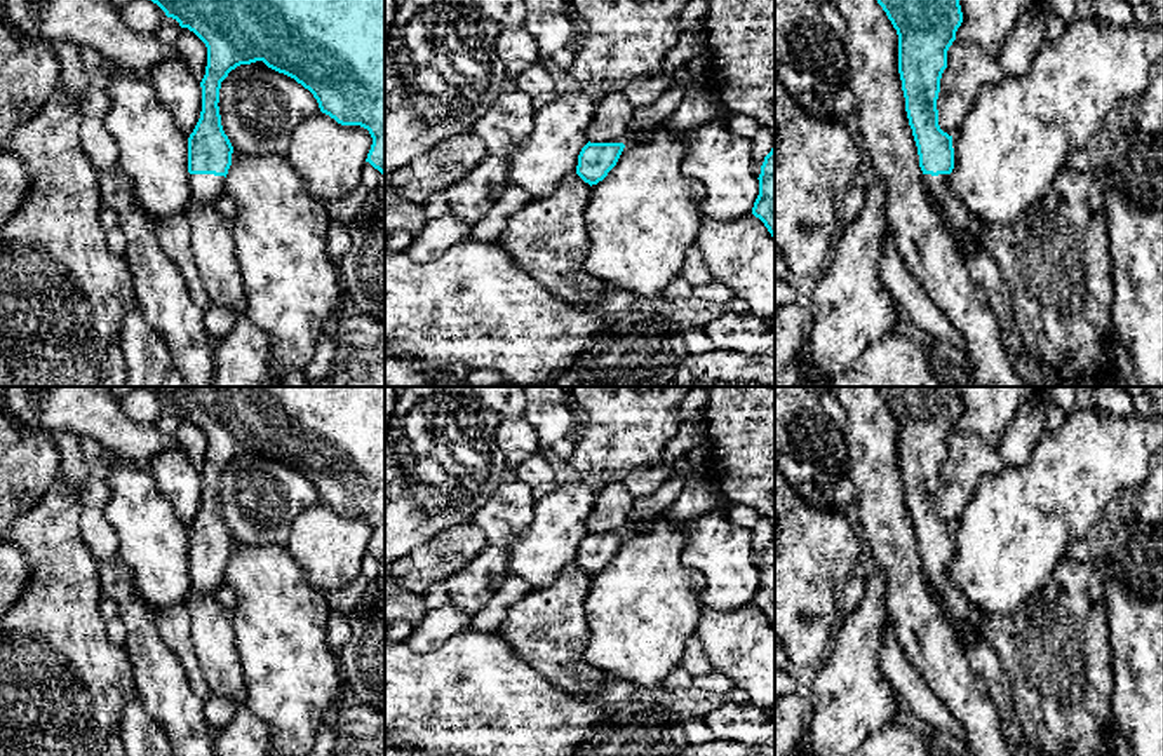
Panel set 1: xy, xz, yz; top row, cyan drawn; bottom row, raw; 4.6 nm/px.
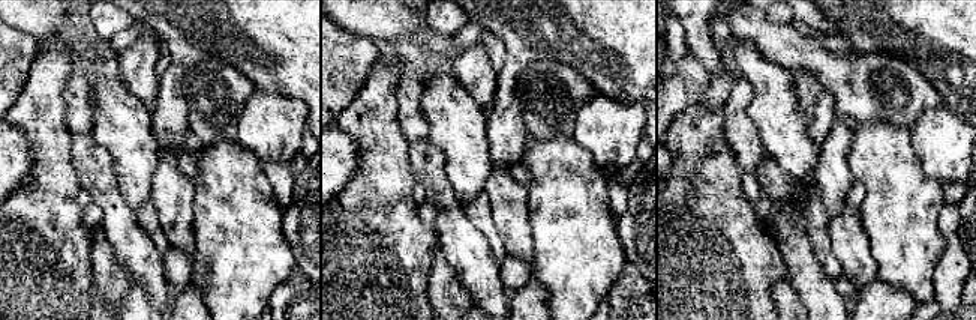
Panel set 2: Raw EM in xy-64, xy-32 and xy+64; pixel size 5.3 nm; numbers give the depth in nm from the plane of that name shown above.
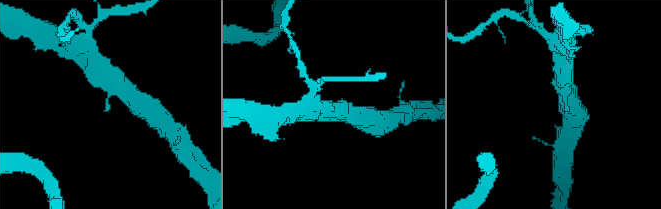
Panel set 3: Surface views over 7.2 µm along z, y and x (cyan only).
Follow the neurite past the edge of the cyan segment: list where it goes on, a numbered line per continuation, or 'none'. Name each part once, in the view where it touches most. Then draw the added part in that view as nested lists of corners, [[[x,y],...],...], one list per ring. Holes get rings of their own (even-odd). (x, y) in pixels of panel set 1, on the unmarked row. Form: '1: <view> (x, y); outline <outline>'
1: xy (206, 579); outline [[[190,564],[192,587],[188,597],[202,594],[216,594],[225,578],[225,566]]]

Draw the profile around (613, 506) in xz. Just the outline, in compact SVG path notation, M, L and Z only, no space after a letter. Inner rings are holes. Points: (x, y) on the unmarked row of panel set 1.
M622 479L602 486L597 500L585 519L590 533L622 533L632 512L634 496L629 493Z

